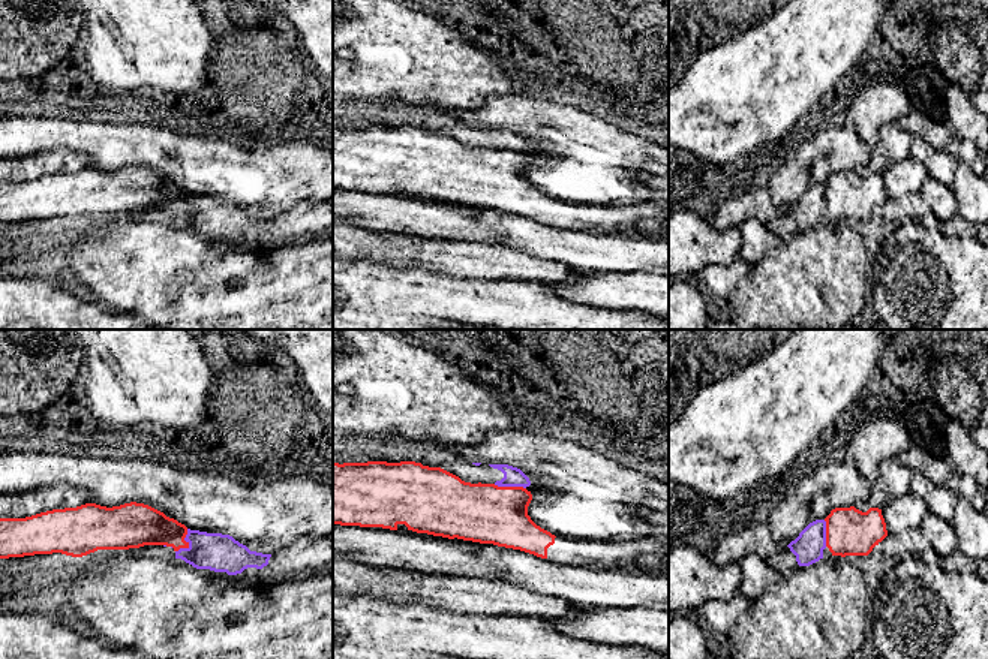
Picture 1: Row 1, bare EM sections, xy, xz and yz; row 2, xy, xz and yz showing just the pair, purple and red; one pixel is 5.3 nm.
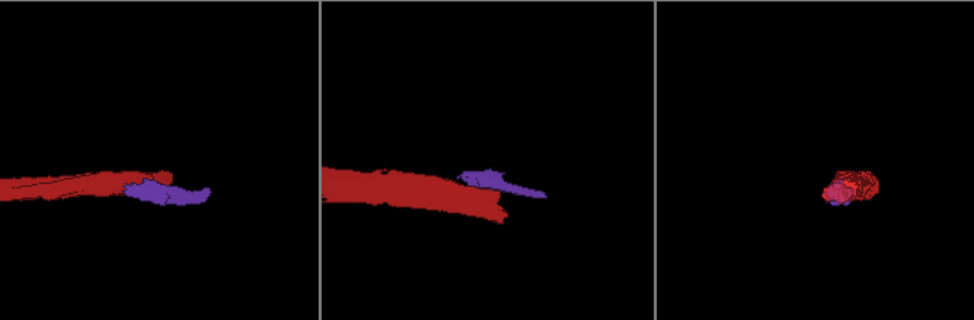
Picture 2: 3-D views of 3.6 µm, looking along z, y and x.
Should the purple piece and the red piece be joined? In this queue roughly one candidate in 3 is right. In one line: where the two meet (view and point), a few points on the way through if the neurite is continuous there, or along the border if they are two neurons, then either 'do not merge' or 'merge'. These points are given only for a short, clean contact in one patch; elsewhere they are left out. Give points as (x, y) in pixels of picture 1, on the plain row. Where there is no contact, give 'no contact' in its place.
meets purple in xy at (189, 208); border along xy (188, 193), (185, 202), (188, 210), (176, 216); do not merge

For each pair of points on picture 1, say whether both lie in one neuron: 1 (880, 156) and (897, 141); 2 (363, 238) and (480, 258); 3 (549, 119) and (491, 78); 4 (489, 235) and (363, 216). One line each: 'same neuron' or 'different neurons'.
1: same neuron
2: same neuron
3: different neurons
4: same neuron

